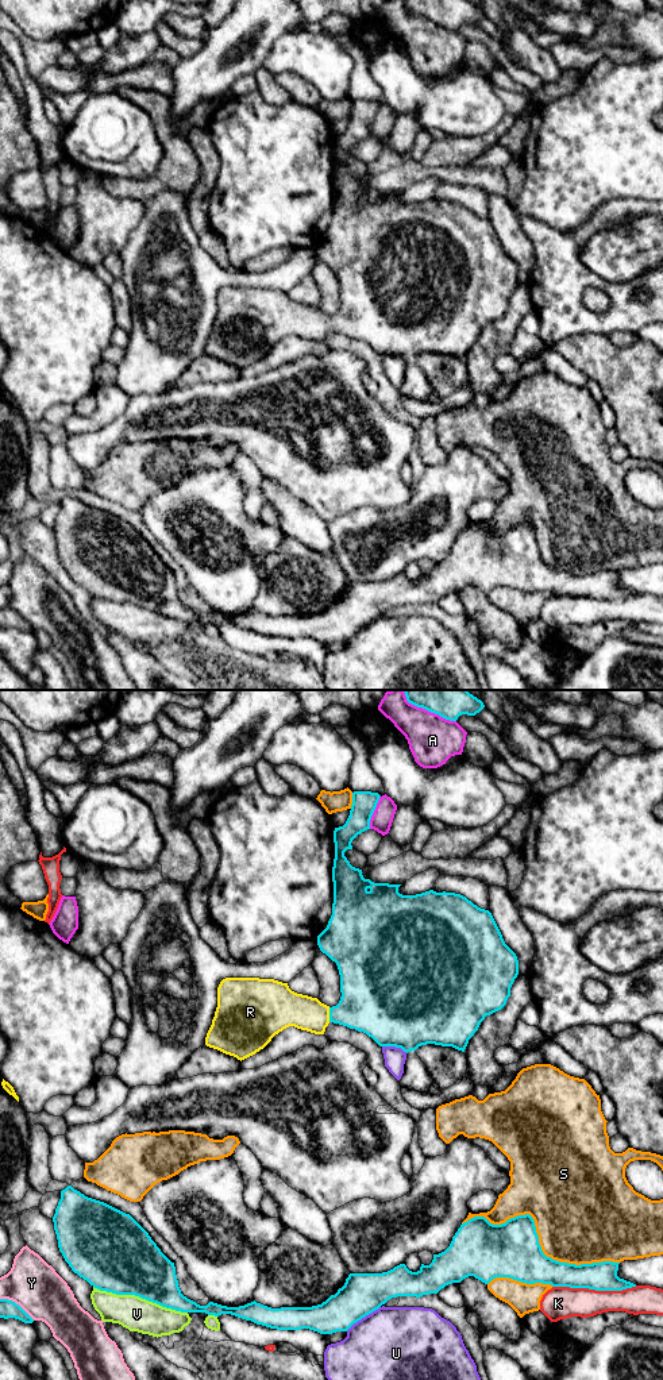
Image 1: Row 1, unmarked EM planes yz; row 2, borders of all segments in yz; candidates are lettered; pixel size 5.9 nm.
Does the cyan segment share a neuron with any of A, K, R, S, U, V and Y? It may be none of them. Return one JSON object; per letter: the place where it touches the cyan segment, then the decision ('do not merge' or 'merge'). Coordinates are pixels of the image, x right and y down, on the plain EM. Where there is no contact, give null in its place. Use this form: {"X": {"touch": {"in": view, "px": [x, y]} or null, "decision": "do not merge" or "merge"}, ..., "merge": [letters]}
{"A": {"touch": {"in": "yz", "px": [373, 120]}, "decision": "do not merge"}, "K": {"touch": {"in": "yz", "px": [594, 597]}, "decision": "do not merge"}, "R": {"touch": {"in": "yz", "px": [330, 323]}, "decision": "merge"}, "S": {"touch": {"in": "yz", "px": [538, 547]}, "decision": "do not merge"}, "U": {"touch": {"in": "yz", "px": [362, 625]}, "decision": "do not merge"}, "V": {"touch": {"in": "yz", "px": [141, 605]}, "decision": "do not merge"}, "Y": {"touch": {"in": "yz", "px": [18, 613]}, "decision": "do not merge"}, "merge": ["R"]}

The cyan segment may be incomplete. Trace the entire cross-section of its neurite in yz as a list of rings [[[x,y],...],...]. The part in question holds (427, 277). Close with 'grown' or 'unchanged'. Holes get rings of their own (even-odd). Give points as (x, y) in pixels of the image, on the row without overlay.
[[[354,100],[346,132],[334,139],[332,224],[327,236],[317,244],[317,254],[338,274],[342,301],[339,312],[329,316],[317,307],[297,302],[288,292],[274,288],[226,286],[217,296],[217,316],[205,346],[207,355],[242,370],[263,358],[275,343],[289,335],[324,343],[328,332],[334,331],[366,342],[379,355],[396,355],[406,362],[427,352],[452,355],[465,361],[485,325],[506,313],[510,296],[519,284],[519,269],[505,253],[489,219],[455,201],[429,198],[402,204],[398,201],[401,193],[365,188],[362,178],[352,176],[344,165],[347,158],[352,158],[352,149],[370,138],[379,105],[378,101]]] | grown

